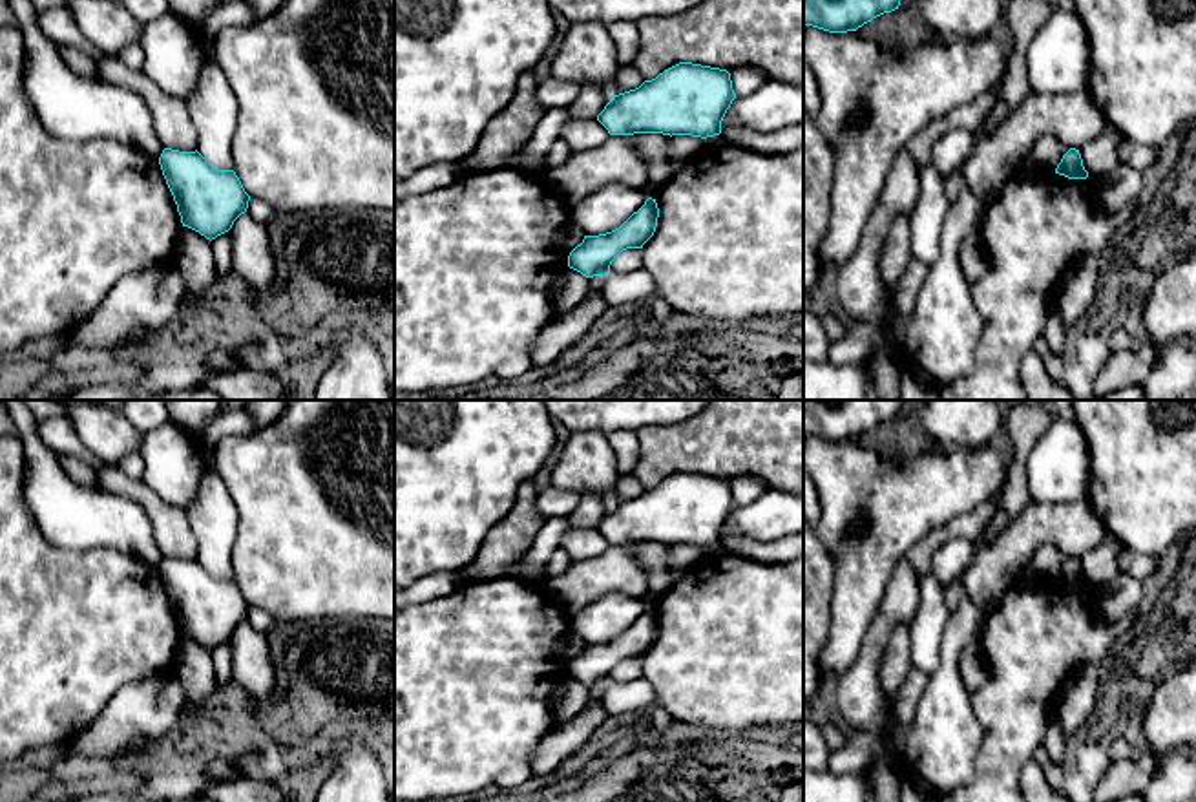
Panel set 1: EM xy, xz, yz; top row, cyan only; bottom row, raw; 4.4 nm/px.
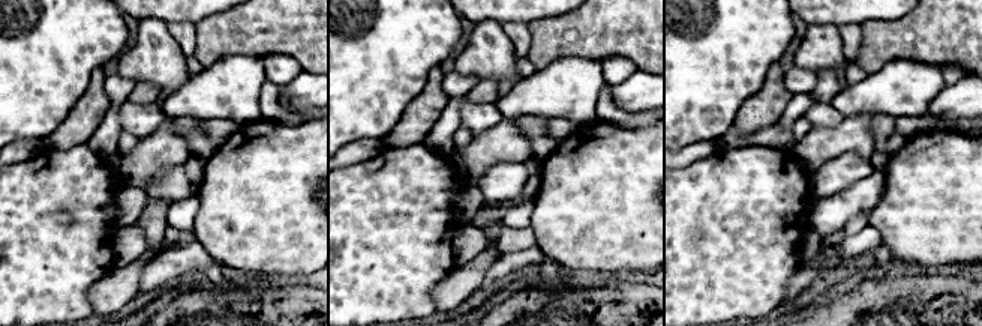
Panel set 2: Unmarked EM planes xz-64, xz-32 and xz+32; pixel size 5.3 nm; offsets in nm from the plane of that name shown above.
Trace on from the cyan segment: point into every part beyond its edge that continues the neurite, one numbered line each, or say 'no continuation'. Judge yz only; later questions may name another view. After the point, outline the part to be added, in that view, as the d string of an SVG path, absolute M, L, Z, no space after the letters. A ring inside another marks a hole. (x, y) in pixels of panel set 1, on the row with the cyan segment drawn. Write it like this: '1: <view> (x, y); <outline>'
no continuation

